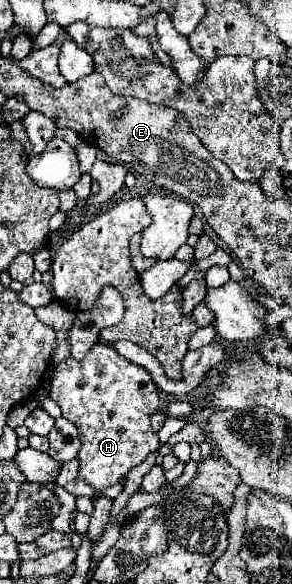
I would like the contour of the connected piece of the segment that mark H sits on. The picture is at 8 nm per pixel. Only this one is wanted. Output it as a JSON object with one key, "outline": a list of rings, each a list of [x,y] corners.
{"outline":[[[95,344],[83,358],[83,362],[75,362],[69,356],[65,362],[57,364],[51,376],[49,398],[59,404],[63,416],[69,422],[73,422],[79,430],[79,478],[83,478],[95,490],[95,498],[103,496],[105,488],[117,484],[133,466],[141,464],[151,452],[155,452],[161,446],[157,434],[149,426],[149,418],[159,406],[157,386],[153,384],[145,368],[139,368],[123,356],[119,356],[111,344]]]}

